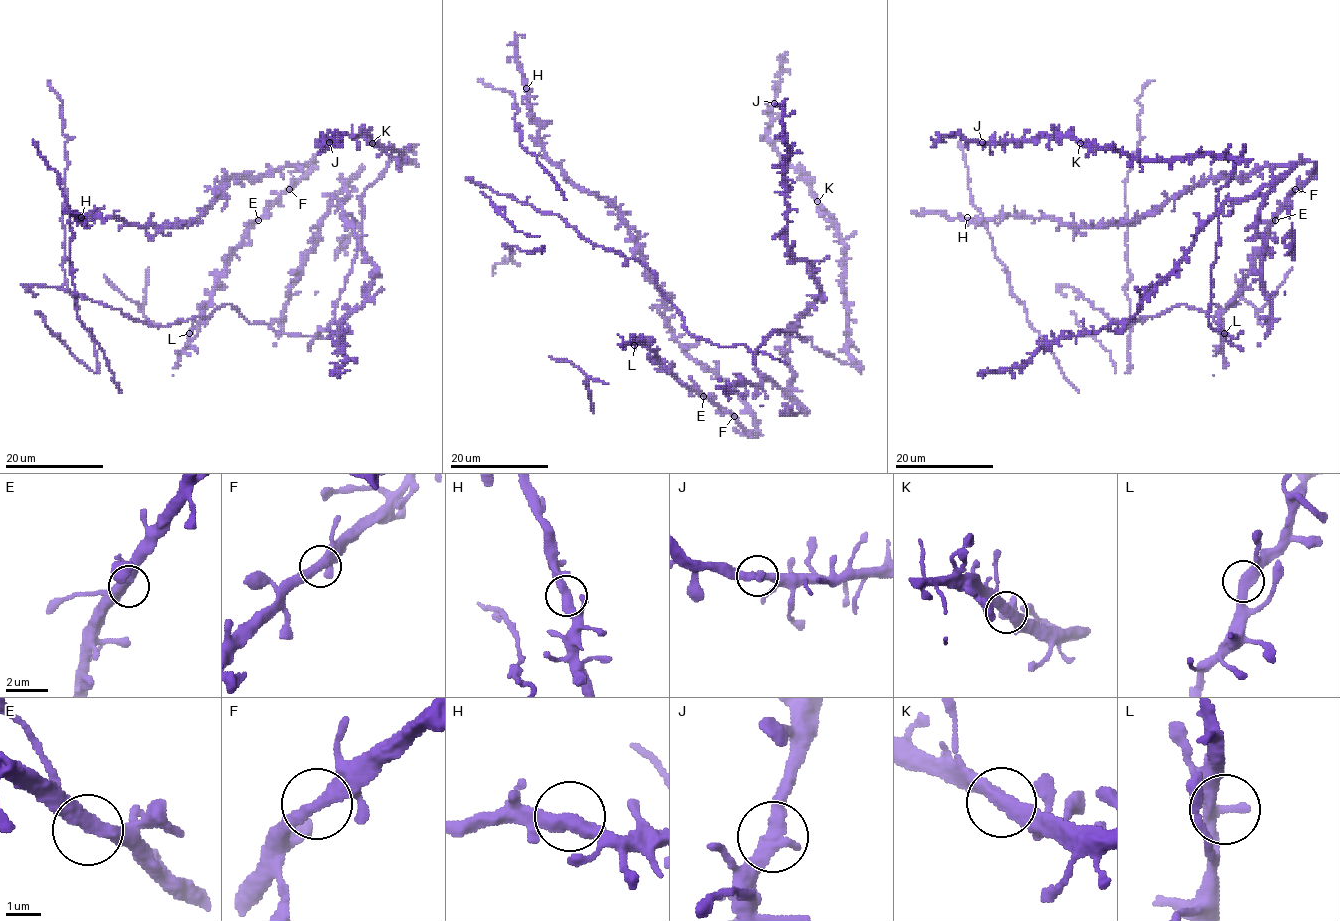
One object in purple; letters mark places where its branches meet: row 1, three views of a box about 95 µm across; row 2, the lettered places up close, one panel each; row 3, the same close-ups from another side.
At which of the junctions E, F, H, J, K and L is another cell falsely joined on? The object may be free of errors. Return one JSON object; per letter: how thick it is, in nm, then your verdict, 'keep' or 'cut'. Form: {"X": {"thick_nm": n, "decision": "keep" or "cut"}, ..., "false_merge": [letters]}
{"E": {"thick_nm": 400, "decision": "keep"}, "F": {"thick_nm": 360, "decision": "keep"}, "H": {"thick_nm": 420, "decision": "keep"}, "J": {"thick_nm": 400, "decision": "keep"}, "K": {"thick_nm": 420, "decision": "keep"}, "L": {"thick_nm": 420, "decision": "keep"}, "false_merge": []}

